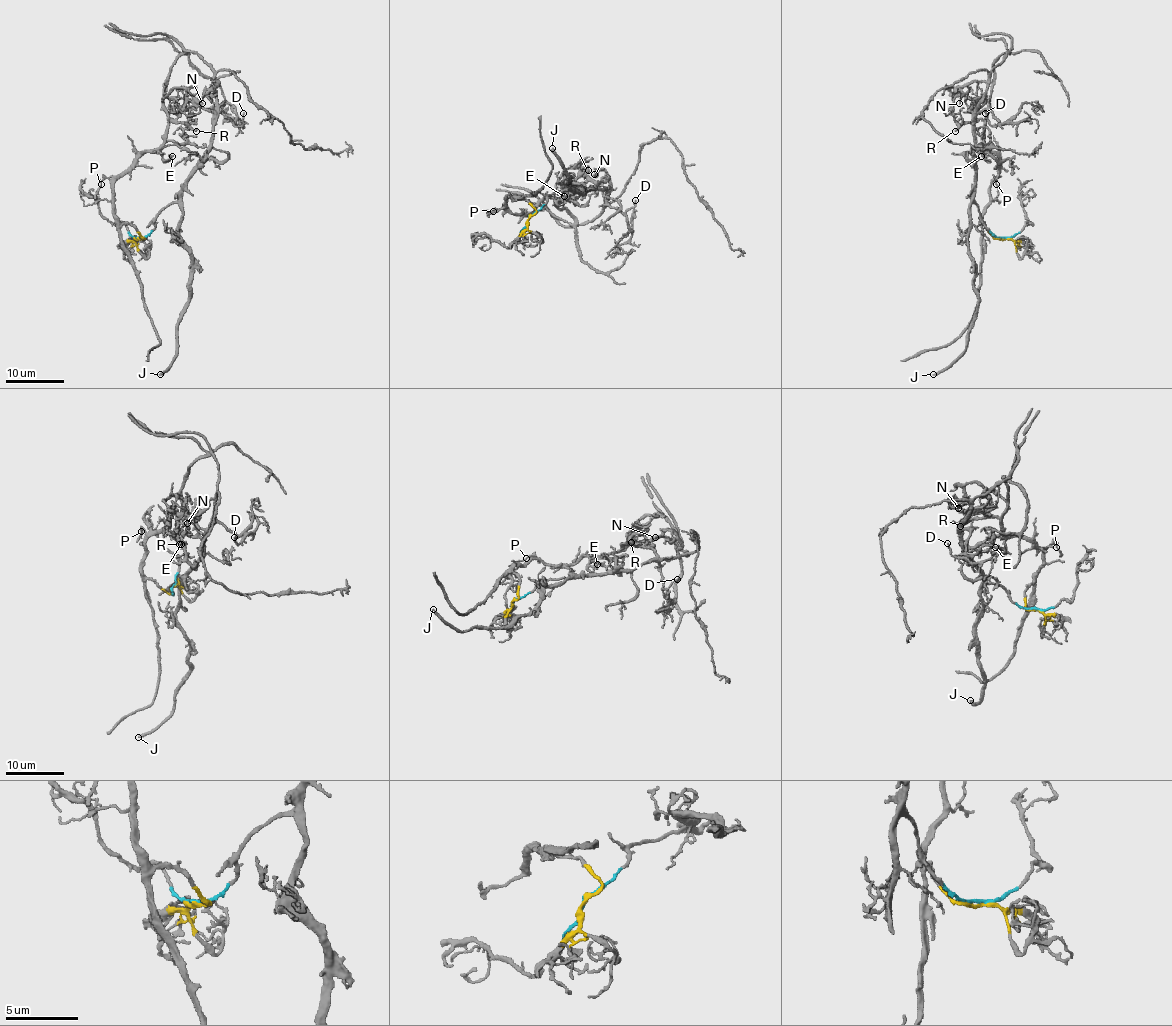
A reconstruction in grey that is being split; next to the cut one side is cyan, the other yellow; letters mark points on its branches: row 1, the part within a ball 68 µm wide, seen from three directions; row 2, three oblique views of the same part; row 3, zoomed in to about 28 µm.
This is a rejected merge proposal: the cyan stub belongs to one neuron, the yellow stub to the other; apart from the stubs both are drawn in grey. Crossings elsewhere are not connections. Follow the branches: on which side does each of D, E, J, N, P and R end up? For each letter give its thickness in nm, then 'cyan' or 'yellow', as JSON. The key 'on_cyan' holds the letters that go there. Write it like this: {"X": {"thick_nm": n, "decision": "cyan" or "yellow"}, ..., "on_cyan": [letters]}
{"D": {"thick_nm": 130, "decision": "cyan"}, "E": {"thick_nm": 180, "decision": "yellow"}, "J": {"thick_nm": 300, "decision": "cyan"}, "N": {"thick_nm": 140, "decision": "cyan"}, "P": {"thick_nm": 150, "decision": "yellow"}, "R": {"thick_nm": 220, "decision": "yellow"}, "on_cyan": ["D", "J", "N"]}

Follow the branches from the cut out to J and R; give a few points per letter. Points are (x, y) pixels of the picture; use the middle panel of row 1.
J: (529, 218), (550, 194), (570, 183), (582, 190), (570, 186), (553, 147)
R: (529, 218), (535, 209), (508, 197), (513, 214), (529, 214), (542, 200), (560, 199), (588, 169)

